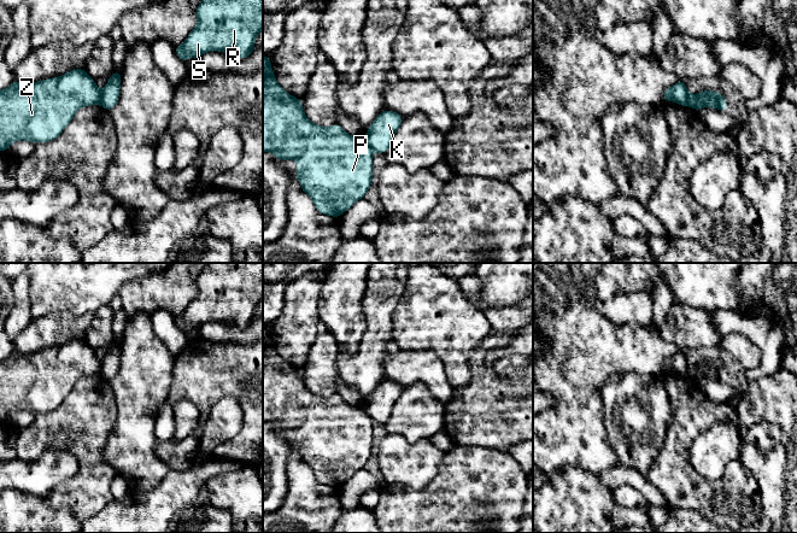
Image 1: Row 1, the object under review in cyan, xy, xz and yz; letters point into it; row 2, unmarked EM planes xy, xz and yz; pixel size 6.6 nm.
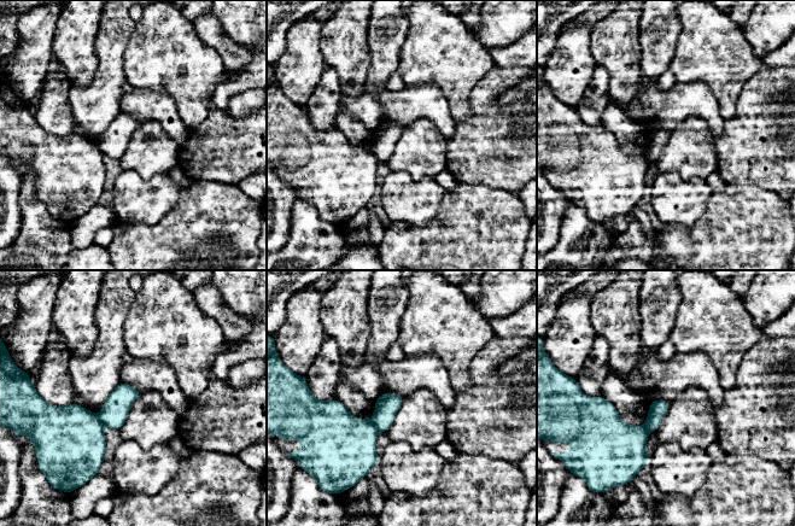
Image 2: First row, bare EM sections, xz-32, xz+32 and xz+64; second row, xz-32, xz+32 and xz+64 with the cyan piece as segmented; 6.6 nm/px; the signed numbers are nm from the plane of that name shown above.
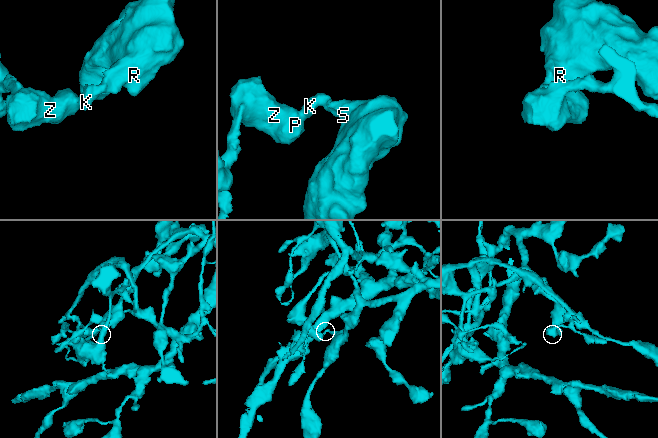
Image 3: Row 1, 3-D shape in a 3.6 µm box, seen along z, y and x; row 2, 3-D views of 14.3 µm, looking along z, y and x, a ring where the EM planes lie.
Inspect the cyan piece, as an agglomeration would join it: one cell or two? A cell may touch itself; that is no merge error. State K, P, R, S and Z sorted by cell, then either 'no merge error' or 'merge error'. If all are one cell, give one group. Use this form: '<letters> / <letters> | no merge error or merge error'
K R S / P Z | merge error

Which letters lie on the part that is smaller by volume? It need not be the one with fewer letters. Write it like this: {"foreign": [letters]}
{"foreign": ["P", "Z"]}

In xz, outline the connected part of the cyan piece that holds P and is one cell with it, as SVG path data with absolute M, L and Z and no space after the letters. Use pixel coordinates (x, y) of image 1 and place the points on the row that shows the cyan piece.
M263 55L263 152L271 152L277 160L297 160L294 177L301 182L315 209L326 216L340 217L356 201L362 200L373 184L373 150L365 139L347 134L339 124L321 127L307 119L301 100L287 93L277 82L271 69L270 57Z

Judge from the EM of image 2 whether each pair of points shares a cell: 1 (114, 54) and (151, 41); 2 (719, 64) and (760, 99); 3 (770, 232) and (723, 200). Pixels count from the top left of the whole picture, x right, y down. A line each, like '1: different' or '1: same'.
1: different
2: different
3: same

